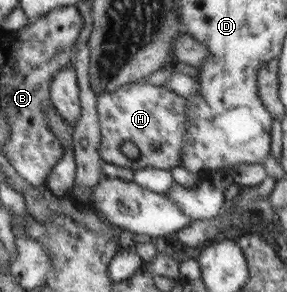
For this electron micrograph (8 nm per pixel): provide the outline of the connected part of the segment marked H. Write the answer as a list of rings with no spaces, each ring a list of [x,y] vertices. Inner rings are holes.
[[[143,80],[123,87],[112,93],[96,97],[100,127],[100,157],[117,167],[133,172],[145,168],[171,171],[181,166],[181,151],[187,131],[187,113],[191,111],[187,98],[180,97],[165,86],[155,86]],[[133,141],[139,148],[139,156],[130,159],[121,151],[121,143]]]

